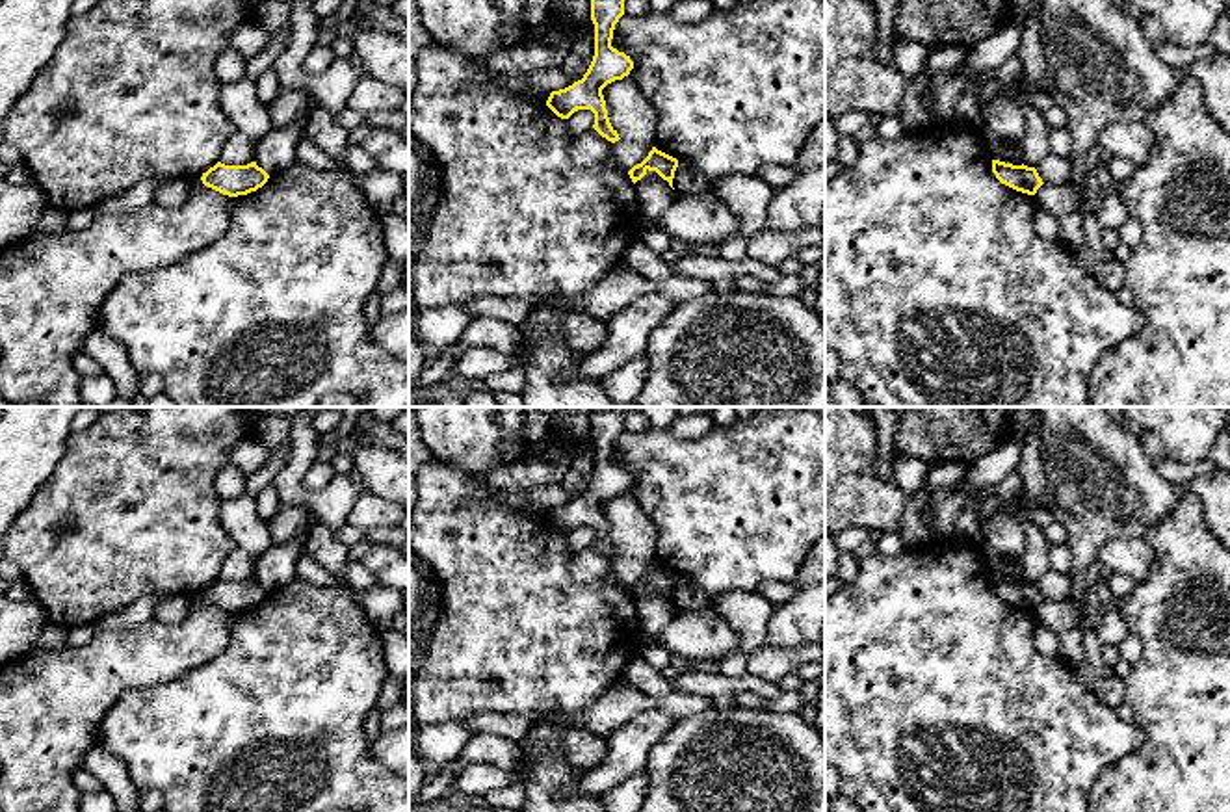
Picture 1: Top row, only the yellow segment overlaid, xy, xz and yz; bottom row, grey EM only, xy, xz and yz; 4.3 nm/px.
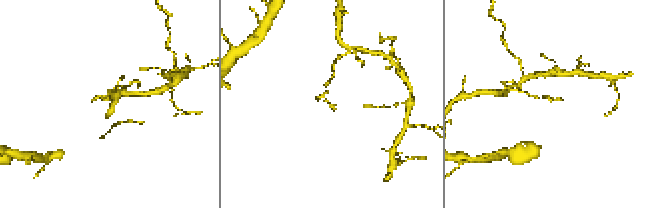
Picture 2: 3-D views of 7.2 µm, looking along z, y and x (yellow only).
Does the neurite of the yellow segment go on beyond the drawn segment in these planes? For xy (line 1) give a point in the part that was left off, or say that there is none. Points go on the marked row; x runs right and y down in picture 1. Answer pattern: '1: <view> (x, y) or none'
1: none

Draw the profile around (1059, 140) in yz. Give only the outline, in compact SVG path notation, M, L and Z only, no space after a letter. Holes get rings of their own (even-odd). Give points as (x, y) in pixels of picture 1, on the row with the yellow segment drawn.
M1066 128L1048 132L1050 152L1068 158L1074 164L1072 136Z

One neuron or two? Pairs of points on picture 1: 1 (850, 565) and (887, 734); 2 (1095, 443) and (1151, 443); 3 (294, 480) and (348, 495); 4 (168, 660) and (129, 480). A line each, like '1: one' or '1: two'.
1: two
2: two
3: one
4: two

